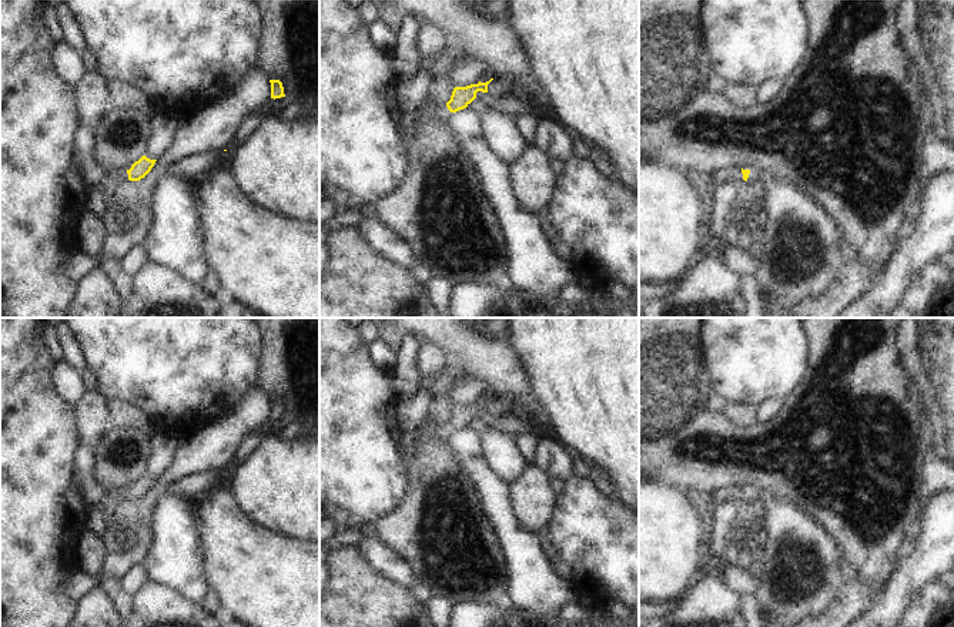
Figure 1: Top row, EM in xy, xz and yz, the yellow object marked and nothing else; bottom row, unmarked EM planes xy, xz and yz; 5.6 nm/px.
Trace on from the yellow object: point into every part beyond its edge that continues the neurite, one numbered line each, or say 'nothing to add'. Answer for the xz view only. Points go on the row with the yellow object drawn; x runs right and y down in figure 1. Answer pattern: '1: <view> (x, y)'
1: xz (441, 111).

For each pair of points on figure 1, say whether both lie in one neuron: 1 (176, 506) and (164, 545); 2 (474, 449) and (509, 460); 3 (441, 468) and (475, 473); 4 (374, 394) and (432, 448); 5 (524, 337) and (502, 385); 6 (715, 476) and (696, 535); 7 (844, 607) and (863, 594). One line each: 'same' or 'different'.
1: same
2: different
3: different
4: different
5: different
6: different
7: same

